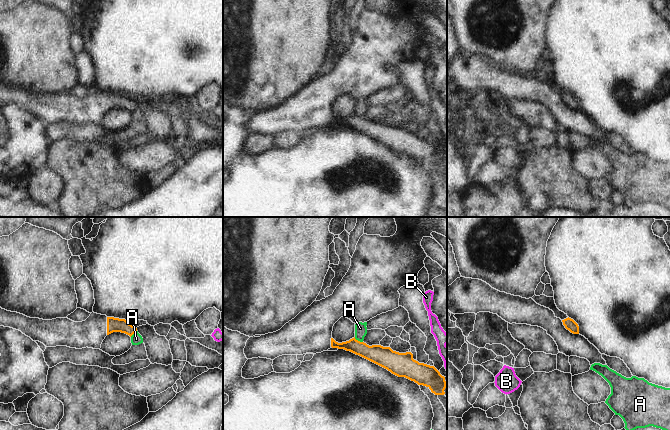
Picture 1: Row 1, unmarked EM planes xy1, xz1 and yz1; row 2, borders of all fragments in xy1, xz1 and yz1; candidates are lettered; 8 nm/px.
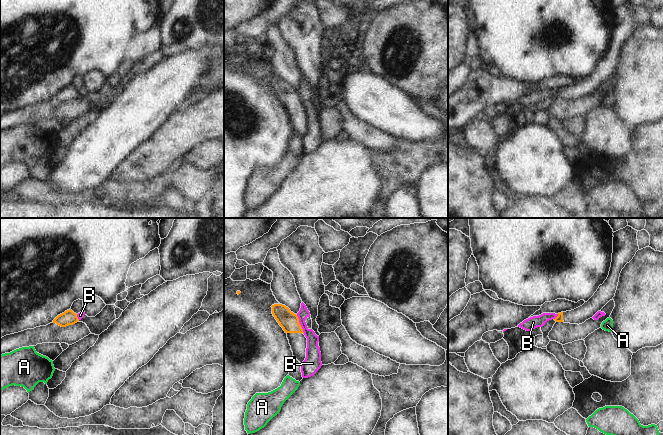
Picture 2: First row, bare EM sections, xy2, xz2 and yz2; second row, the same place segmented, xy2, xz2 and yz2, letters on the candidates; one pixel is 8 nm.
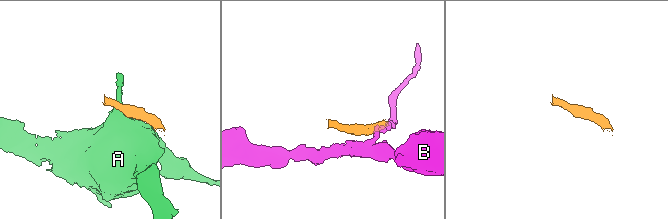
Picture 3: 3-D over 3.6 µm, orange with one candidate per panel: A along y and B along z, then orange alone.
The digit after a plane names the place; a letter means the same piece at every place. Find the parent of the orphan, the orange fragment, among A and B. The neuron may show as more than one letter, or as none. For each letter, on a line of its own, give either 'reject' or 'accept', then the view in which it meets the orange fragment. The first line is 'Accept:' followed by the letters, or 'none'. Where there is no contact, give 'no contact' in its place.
Accept: none
A: reject; contact in xz1
B: reject; contact in xz2

